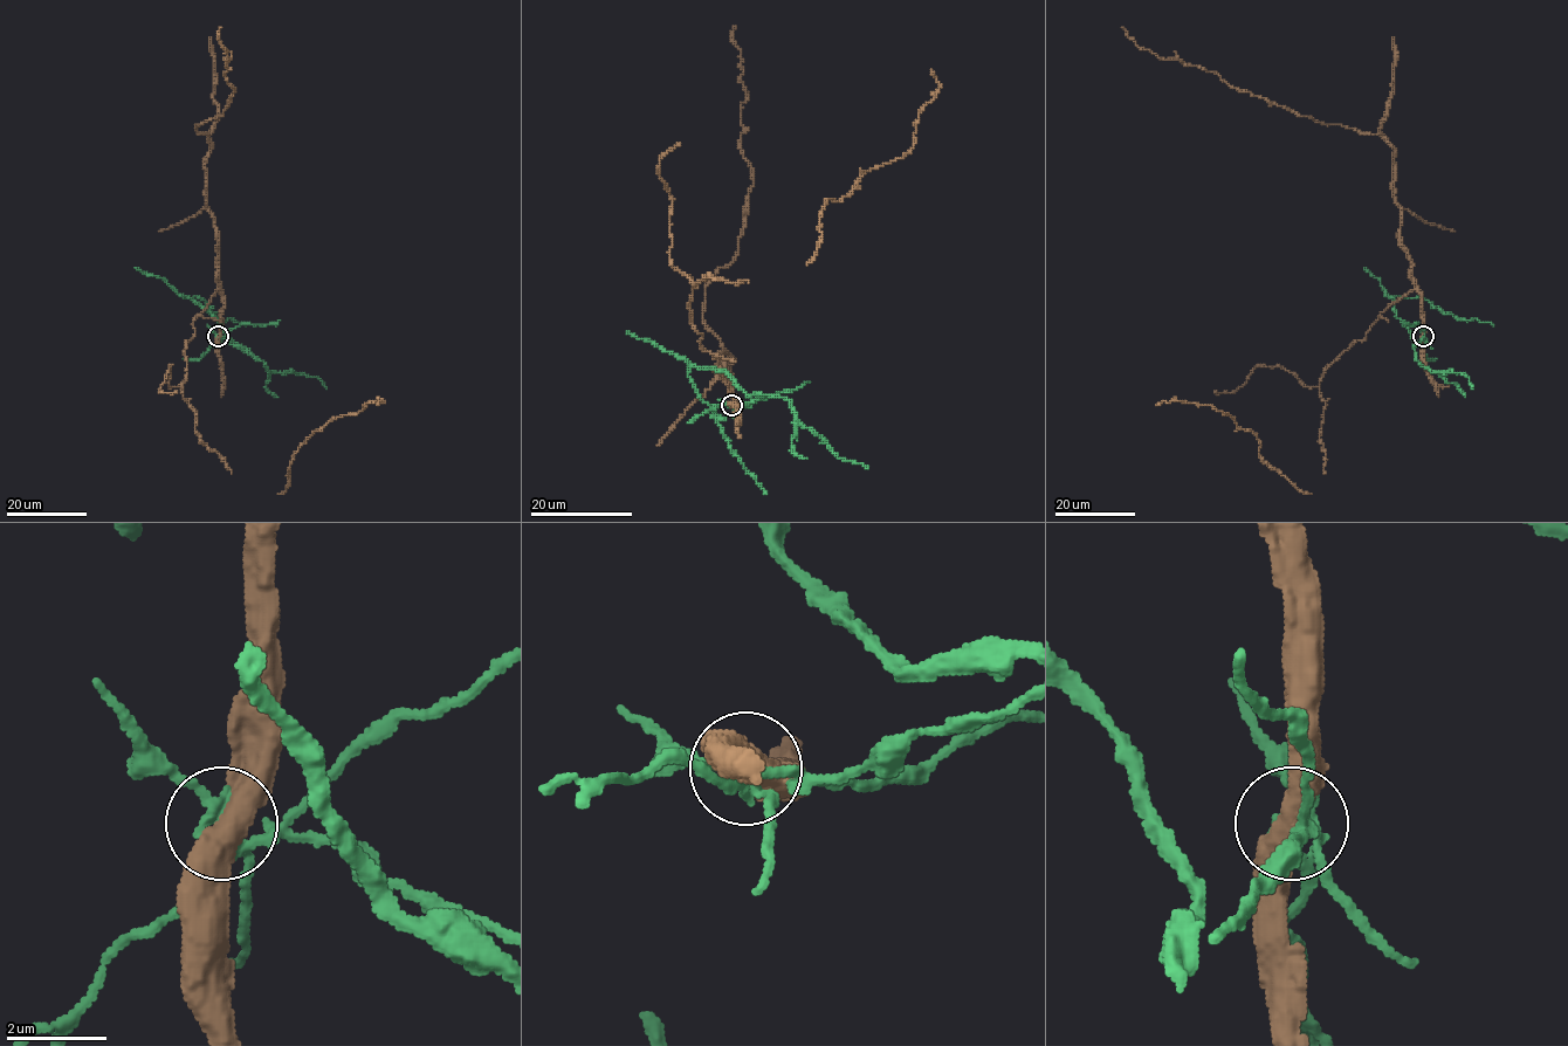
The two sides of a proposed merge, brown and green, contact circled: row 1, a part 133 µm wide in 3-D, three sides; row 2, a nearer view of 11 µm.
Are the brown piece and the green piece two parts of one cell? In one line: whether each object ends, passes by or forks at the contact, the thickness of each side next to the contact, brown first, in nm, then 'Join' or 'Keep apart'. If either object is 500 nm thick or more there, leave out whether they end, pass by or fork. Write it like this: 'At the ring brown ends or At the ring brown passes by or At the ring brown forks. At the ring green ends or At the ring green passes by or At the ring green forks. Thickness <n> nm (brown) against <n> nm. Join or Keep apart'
Thickness 500 nm (brown) against 200 nm. Keep apart

